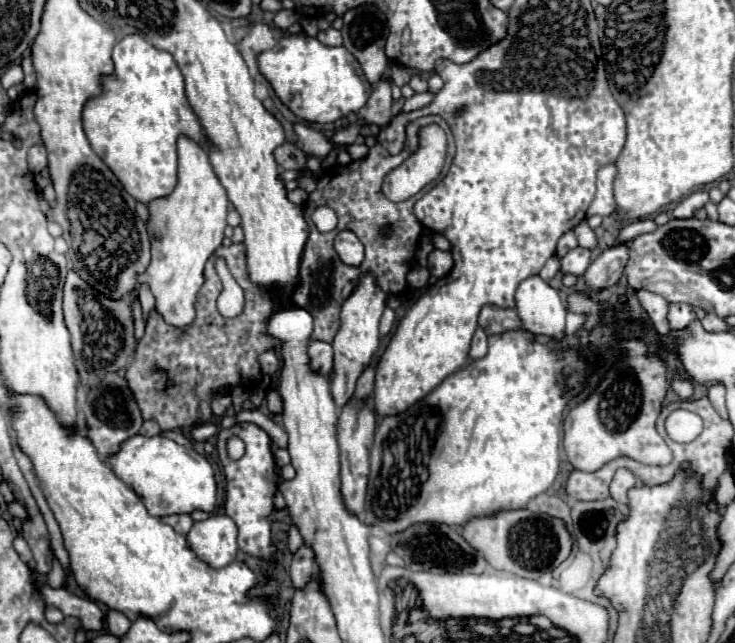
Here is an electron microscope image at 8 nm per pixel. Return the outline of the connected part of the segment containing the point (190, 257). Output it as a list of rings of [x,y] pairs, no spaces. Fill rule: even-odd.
[[[181,136],[177,142],[177,152],[179,182],[173,194],[147,204],[151,214],[147,224],[151,240],[151,264],[139,282],[151,288],[155,296],[155,310],[161,314],[161,318],[177,330],[187,330],[187,326],[191,326],[195,320],[195,302],[205,282],[205,264],[223,242],[229,200],[225,188],[213,172],[209,152],[203,146]]]

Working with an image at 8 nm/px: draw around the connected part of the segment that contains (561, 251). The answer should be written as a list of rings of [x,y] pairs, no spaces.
[[[569,230],[567,234],[563,234],[561,236],[561,240],[559,240],[559,244],[557,244],[557,258],[561,258],[561,256],[565,256],[569,250],[573,250],[577,246],[577,236],[575,236],[575,232],[573,230]]]

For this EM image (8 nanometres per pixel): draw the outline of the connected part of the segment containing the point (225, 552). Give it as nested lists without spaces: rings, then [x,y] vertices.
[[[213,514],[207,520],[195,522],[191,532],[187,534],[187,540],[189,540],[189,546],[197,552],[197,556],[203,558],[205,562],[209,562],[213,568],[227,566],[229,562],[235,560],[235,554],[237,554],[237,526],[225,514]]]

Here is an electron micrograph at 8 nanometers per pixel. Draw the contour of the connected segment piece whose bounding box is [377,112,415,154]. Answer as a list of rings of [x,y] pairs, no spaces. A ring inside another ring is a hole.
[[[409,112],[409,114],[397,114],[397,116],[391,120],[391,124],[379,132],[379,136],[377,136],[379,144],[383,144],[391,154],[395,154],[393,150],[403,148],[403,146],[405,146],[405,126],[407,126],[413,118],[415,118],[413,112]]]

